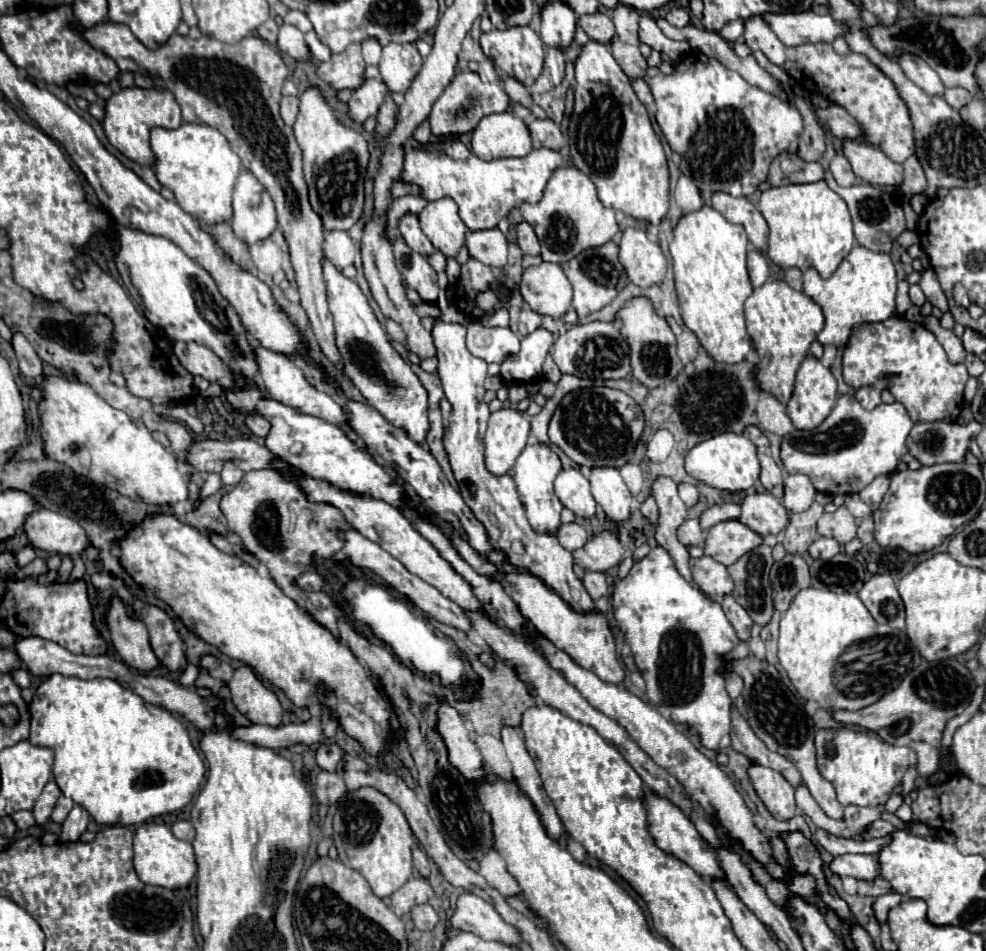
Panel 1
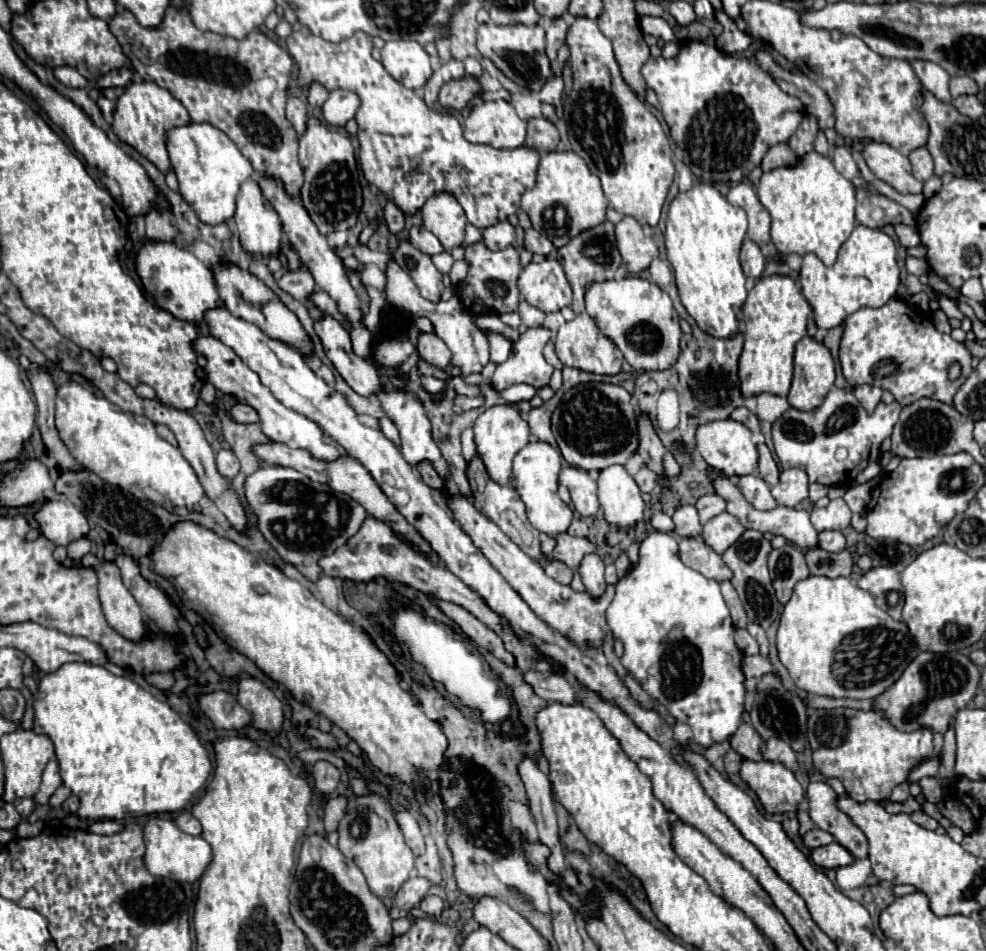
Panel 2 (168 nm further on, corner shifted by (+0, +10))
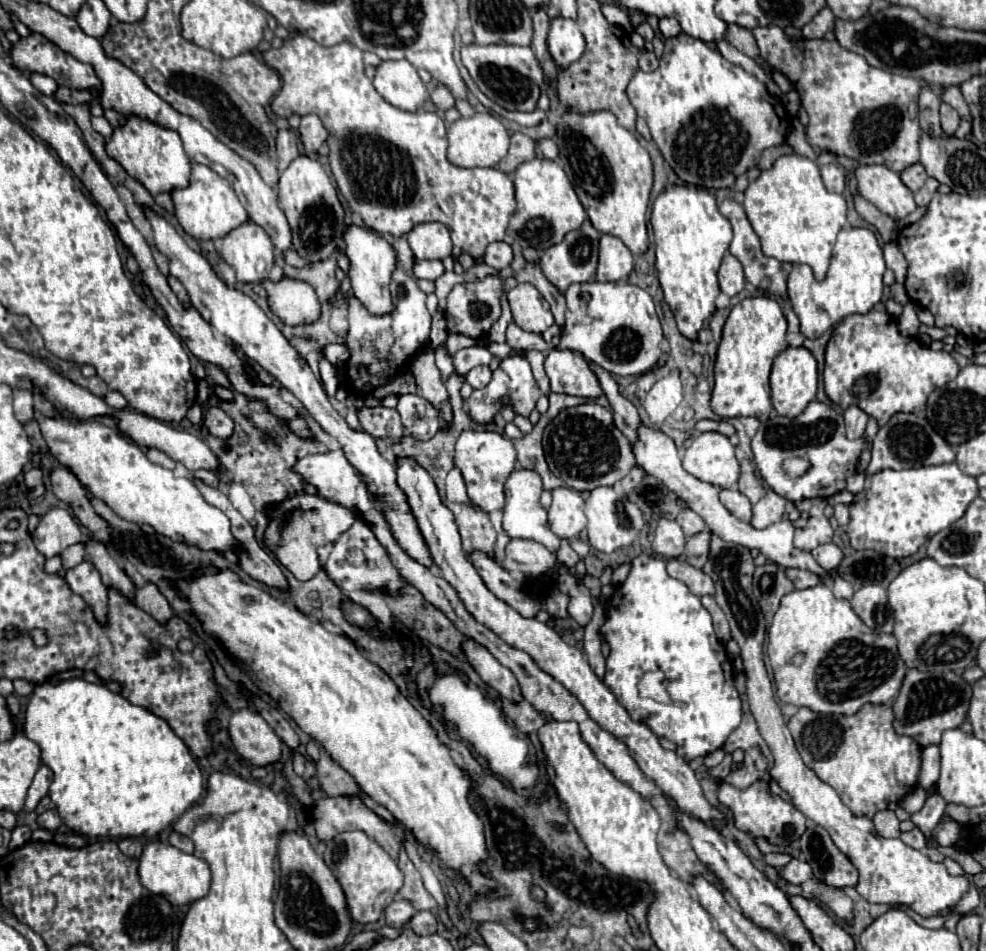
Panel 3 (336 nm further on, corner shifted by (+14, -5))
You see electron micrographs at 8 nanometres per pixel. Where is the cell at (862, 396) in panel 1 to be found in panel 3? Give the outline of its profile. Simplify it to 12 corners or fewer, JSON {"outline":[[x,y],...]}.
{"outline":[[858,406],[844,410],[846,436],[864,436],[868,414]]}

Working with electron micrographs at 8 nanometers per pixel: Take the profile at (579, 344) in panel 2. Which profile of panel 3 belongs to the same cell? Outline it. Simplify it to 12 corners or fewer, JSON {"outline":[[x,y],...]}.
{"outline":[[552,348],[544,368],[552,392],[602,396],[578,352]]}

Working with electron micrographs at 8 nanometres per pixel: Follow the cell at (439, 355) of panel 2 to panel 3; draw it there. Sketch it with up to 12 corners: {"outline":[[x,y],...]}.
{"outline":[[434,350],[410,364],[416,394],[428,400],[450,426],[448,390],[434,364]]}

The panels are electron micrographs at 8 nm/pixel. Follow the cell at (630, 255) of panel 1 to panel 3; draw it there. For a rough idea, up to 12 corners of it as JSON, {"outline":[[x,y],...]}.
{"outline":[[602,234],[596,280],[626,280],[632,252]]}

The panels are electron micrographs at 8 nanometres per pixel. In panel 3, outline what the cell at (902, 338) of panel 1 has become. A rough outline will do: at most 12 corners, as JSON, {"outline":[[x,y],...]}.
{"outline":[[884,304],[846,316],[824,390],[882,426],[924,416],[960,368],[902,336]]}

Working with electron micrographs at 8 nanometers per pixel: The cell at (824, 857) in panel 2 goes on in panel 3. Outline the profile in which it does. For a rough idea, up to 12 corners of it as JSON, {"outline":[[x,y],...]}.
{"outline":[[790,860],[778,872],[790,884],[812,878],[804,860]]}

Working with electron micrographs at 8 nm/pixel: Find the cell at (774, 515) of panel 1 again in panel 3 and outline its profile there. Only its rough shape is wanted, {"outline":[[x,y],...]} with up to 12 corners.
{"outline":[[736,488],[720,490],[720,502],[742,522],[752,504]]}

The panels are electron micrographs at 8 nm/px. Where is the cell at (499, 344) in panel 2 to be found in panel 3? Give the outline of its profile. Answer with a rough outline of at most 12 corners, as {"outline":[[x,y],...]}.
{"outline":[[488,366],[472,368],[464,378],[474,390],[490,382]]}

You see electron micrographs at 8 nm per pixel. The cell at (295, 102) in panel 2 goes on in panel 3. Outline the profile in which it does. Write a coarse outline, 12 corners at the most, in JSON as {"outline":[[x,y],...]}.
{"outline":[[290,130],[276,138],[278,170],[298,158],[298,140]]}

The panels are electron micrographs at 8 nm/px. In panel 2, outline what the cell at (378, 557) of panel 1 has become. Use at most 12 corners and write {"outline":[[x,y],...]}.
{"outline":[[436,599],[448,615],[476,645],[494,653],[500,661],[514,665],[492,629],[456,603]]}

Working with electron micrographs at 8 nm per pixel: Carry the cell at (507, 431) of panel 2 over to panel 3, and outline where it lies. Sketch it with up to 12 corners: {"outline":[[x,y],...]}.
{"outline":[[462,432],[454,466],[472,504],[504,508],[504,482],[516,466],[510,438]]}

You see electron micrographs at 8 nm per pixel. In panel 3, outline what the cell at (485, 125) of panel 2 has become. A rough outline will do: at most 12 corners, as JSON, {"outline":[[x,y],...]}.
{"outline":[[488,112],[448,128],[448,160],[490,168],[506,156],[508,130]]}

